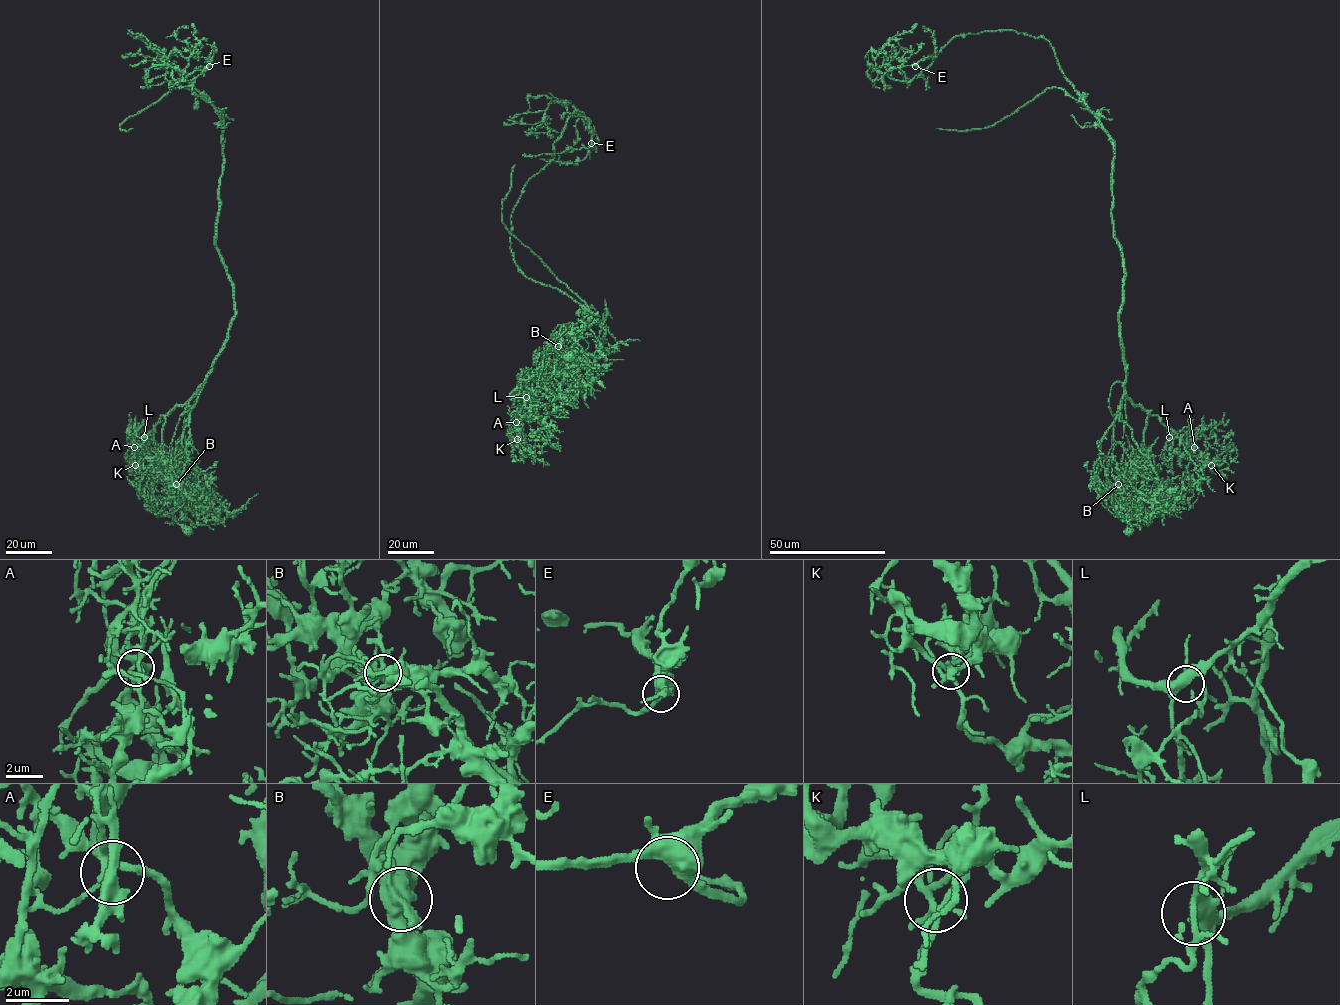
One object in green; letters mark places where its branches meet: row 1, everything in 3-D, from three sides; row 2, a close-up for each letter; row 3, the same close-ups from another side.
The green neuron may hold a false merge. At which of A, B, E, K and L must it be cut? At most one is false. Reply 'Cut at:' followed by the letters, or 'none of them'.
Cut at: B

